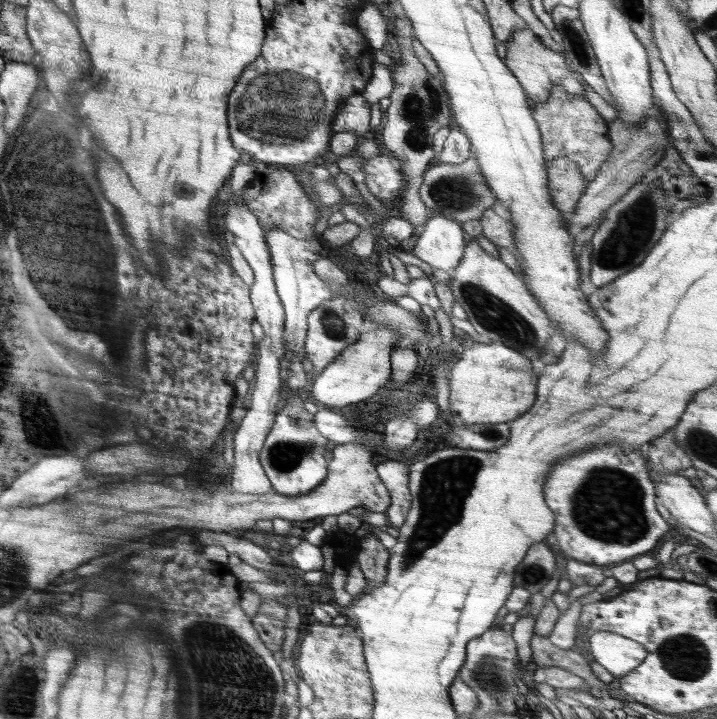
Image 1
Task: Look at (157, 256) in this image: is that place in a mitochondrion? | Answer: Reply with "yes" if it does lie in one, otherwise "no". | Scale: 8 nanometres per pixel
no

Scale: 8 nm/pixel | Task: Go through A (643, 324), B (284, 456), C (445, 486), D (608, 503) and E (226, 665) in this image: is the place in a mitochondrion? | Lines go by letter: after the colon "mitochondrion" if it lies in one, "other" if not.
A: other
B: mitochondrion
C: mitochondrion
D: mitochondrion
E: mitochondrion

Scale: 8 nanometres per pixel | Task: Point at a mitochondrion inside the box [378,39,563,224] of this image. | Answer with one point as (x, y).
(420, 109)

